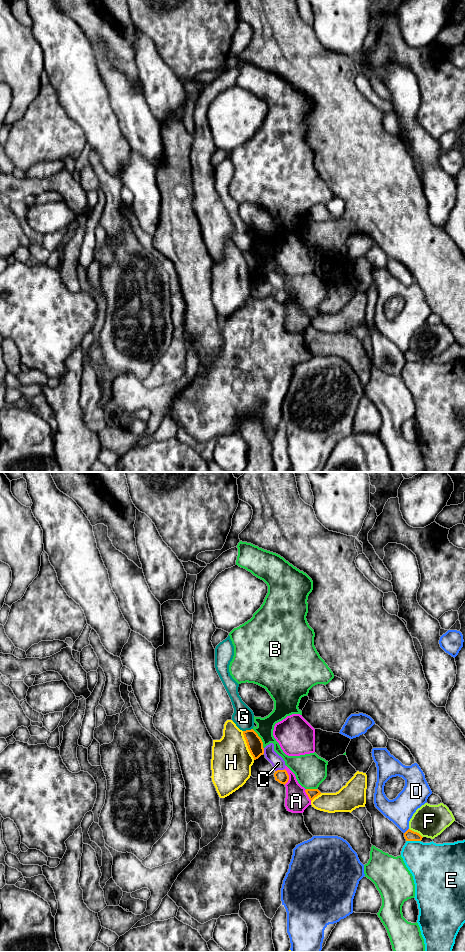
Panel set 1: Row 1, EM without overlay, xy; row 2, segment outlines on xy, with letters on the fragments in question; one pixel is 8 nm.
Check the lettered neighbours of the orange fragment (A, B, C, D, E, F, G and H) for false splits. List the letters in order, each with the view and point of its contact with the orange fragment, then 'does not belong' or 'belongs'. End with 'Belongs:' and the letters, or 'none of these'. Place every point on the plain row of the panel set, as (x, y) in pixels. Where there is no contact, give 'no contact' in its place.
A: contact xy (288, 297); does not belong
B: contact xy (260, 259); does not belong
C: contact xy (279, 290); does not belong
D: contact xy (406, 351); does not belong
E: contact xy (413, 360); does not belong
F: contact xy (416, 352); does not belong
G: contact xy (247, 250); does not belong
H: contact xy (247, 265); does not belong
Belongs: none of these

